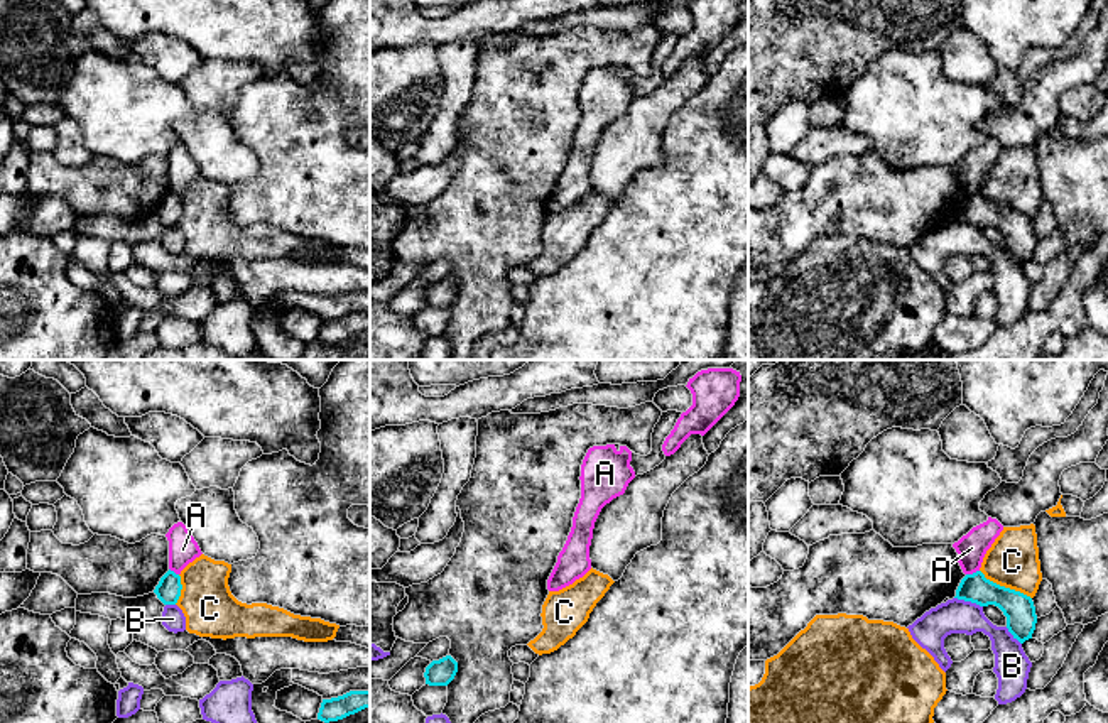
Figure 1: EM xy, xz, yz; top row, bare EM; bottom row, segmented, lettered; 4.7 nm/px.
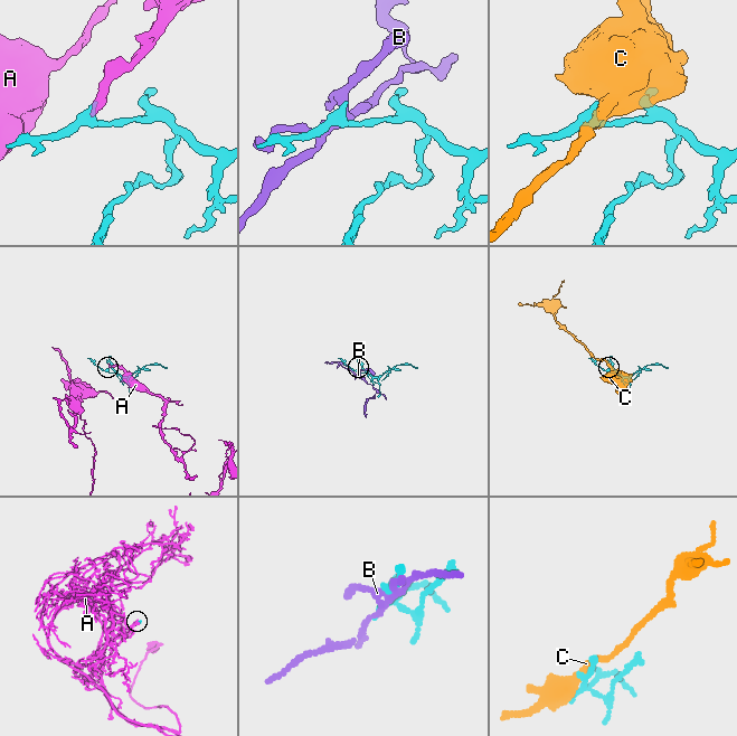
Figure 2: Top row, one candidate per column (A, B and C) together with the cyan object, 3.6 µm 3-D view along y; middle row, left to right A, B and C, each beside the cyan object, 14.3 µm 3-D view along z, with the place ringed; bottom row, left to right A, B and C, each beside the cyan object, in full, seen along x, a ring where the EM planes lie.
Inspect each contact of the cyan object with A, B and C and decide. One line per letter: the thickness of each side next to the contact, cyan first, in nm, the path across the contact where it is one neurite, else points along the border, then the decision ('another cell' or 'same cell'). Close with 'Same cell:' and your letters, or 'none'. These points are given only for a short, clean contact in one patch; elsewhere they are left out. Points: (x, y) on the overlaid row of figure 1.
A: calibres 140 and 140 nm; border yz (978, 570), (966, 575); another cell
B: calibres 150 and 160 nm; another cell
C: calibres 150 and 260 nm; another cell
Same cell: none

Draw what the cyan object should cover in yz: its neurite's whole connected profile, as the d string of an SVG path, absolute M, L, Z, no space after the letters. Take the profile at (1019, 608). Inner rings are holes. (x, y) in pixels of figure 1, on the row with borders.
M976 571L961 579L954 598L971 601L980 606L998 606L1007 617L1007 628L1013 639L1017 639L1020 644L1032 639L1037 615L1030 596L1000 586L986 579L981 571Z

